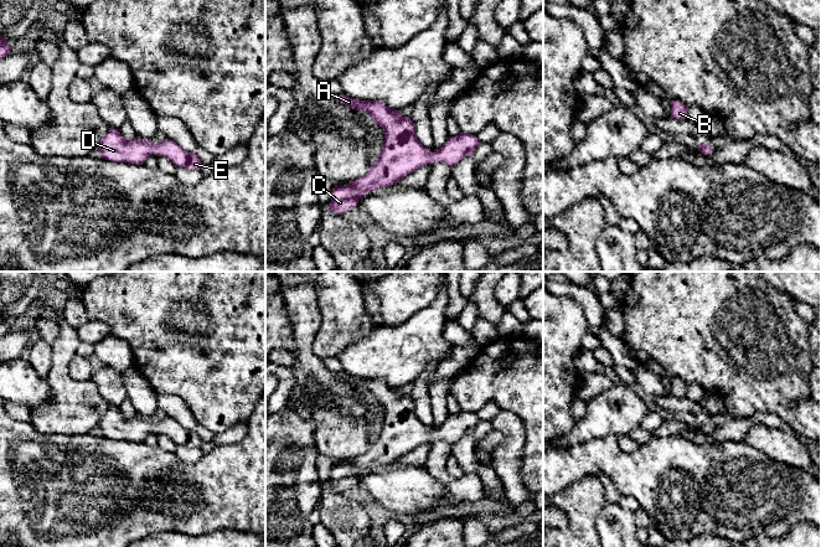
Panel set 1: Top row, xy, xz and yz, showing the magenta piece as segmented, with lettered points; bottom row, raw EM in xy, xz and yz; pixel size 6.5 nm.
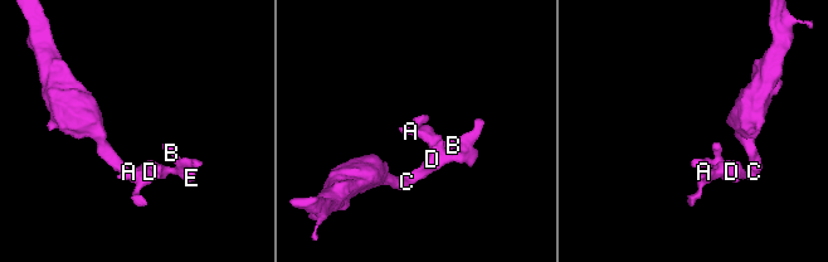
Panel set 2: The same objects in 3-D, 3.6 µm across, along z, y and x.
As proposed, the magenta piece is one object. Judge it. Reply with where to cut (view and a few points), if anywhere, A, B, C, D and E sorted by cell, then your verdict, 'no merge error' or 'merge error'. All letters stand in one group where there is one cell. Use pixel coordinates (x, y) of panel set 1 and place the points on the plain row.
no cut; A B C D E; no merge error

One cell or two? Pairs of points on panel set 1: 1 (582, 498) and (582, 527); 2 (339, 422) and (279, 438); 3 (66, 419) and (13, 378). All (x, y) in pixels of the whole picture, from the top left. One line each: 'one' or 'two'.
1: one
2: two
3: two

